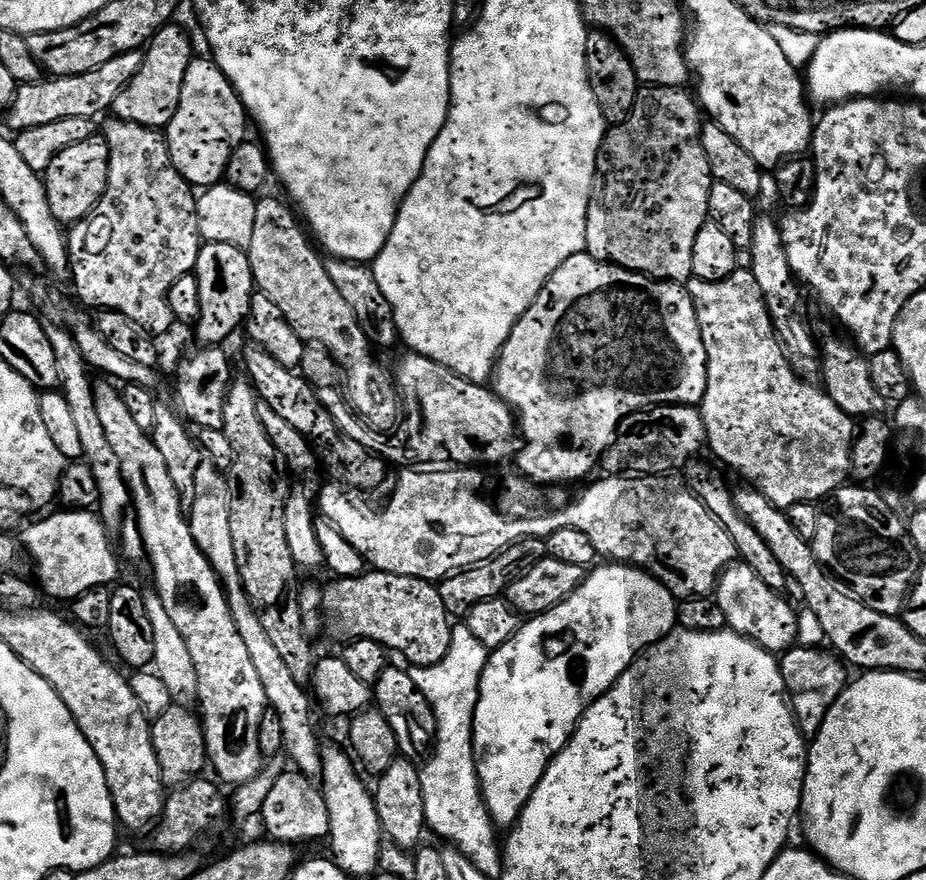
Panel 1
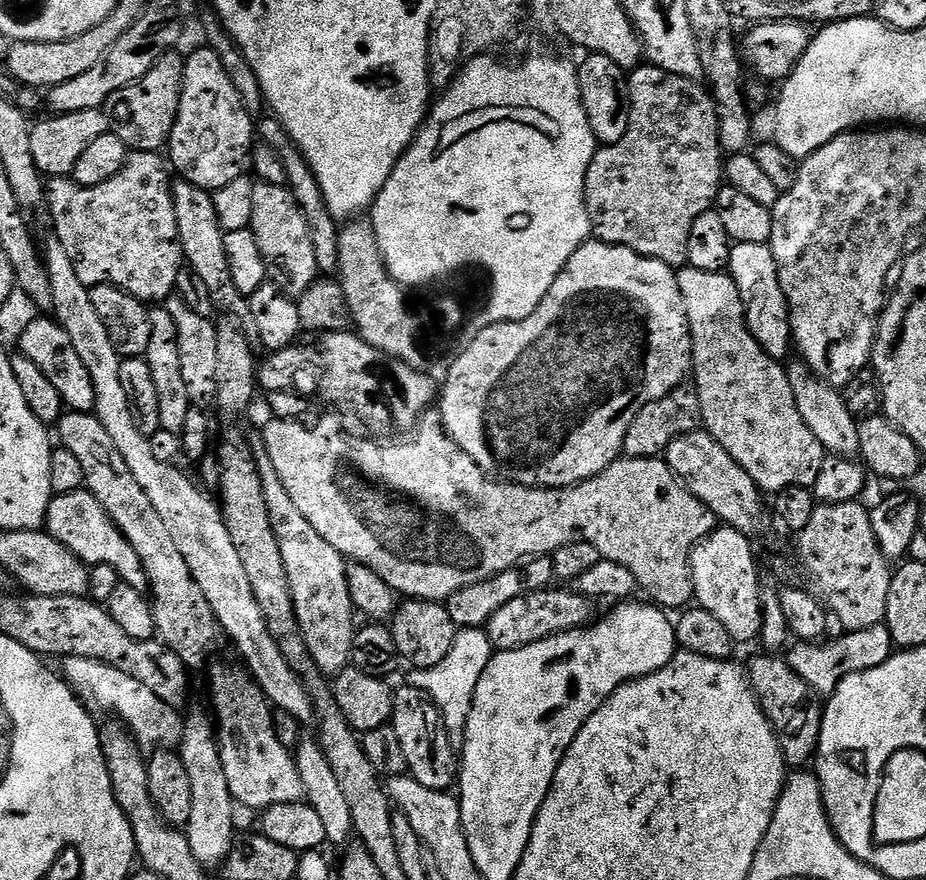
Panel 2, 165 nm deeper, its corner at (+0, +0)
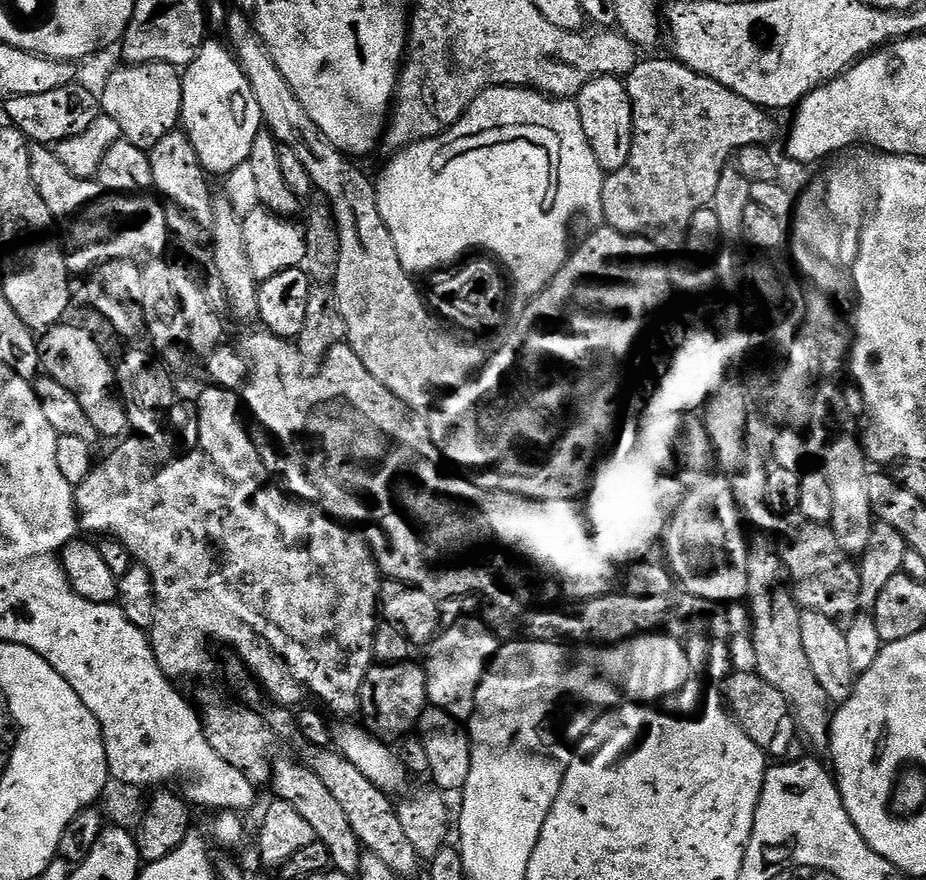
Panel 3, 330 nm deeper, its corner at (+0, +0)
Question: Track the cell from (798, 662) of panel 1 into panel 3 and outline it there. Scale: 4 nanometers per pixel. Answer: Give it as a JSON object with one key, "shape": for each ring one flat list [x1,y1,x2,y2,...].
{"shape":[[734,670,722,683,722,695,728,711,740,723,742,730,750,734,754,746,764,751,765,756,776,762,791,757,788,755,792,752,792,743,797,743,798,740,796,722,792,718,792,709,789,708,786,698,782,698,782,694,778,694,778,690,770,686,770,682,757,676,755,671]]}

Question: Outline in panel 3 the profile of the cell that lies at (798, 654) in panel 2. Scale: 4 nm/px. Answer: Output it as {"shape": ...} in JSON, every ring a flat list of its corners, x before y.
{"shape":[[877,523,870,534,870,546,858,558,860,607,864,611,854,616,846,628,848,633,846,643,850,645,850,659,857,674,870,670,870,666,874,666,874,661,878,659,882,645,878,638,878,626,874,622,871,611,868,610,878,602,878,594,882,594,882,589,890,583,890,578,904,571,905,551,906,545,898,530,894,530,894,526]]}

